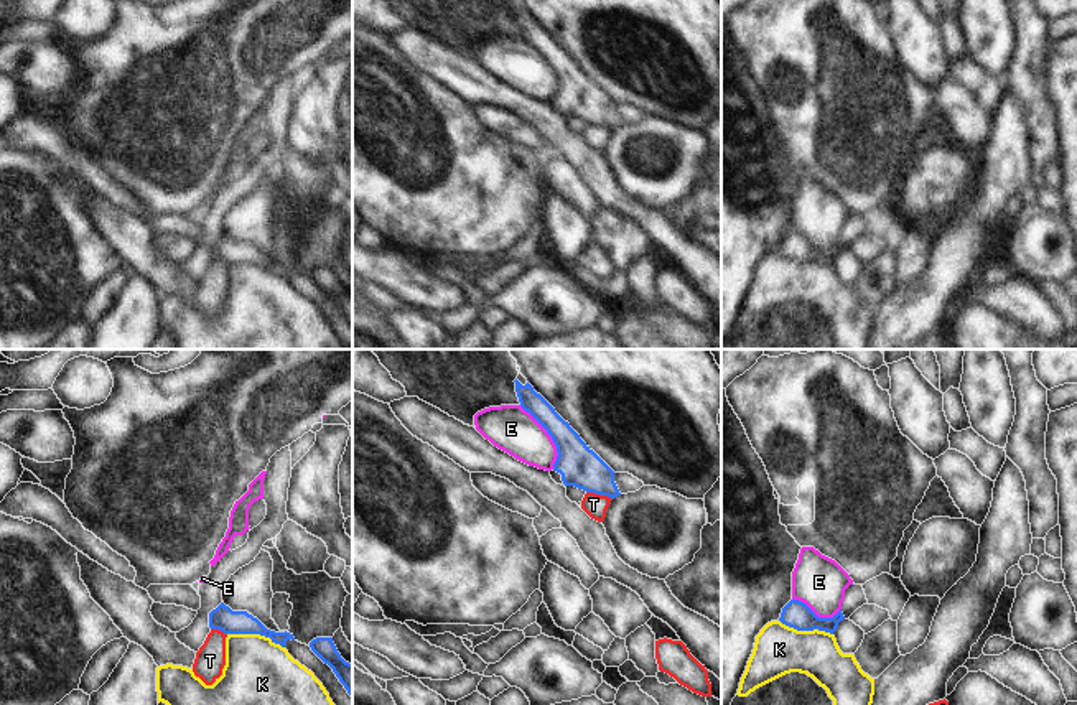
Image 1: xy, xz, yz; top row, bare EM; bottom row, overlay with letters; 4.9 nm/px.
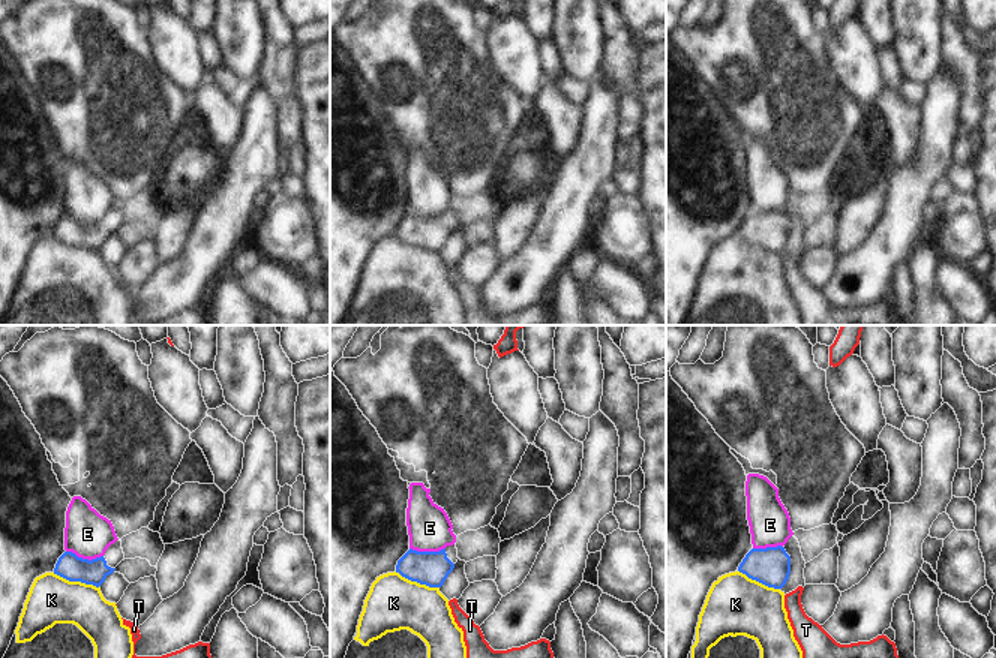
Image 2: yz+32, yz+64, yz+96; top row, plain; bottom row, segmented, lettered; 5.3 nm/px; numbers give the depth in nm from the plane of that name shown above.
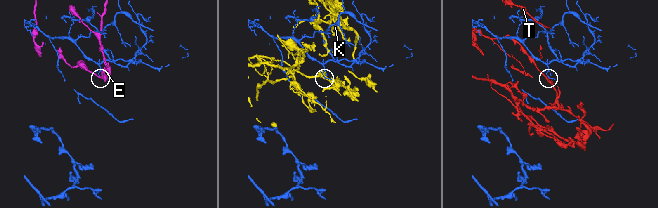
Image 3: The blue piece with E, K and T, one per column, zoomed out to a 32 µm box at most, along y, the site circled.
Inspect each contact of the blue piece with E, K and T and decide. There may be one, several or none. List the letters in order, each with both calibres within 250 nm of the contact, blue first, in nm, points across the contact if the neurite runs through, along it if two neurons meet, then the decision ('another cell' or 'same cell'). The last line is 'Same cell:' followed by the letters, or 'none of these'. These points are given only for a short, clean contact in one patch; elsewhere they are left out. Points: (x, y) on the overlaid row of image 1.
E: 200/220 nm | another cell
K: 120/320 nm | another cell
T: 200/110 nm | along xz (587, 491), (606, 494), (611, 499) | another cell
Same cell: none of these

